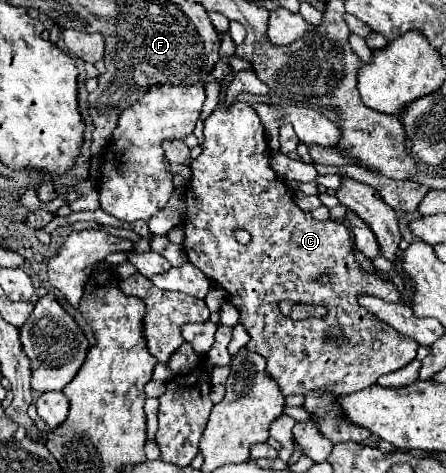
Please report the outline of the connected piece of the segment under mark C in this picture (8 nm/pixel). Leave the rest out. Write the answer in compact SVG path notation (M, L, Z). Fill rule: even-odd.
M221 102L213 114L205 120L205 150L191 162L191 184L187 190L187 216L185 216L185 240L183 250L189 262L195 264L211 282L225 288L231 302L239 308L241 322L247 328L251 340L249 350L267 358L267 372L279 382L285 396L305 394L321 388L335 394L353 394L365 390L377 382L379 376L395 372L407 366L415 356L419 344L401 336L395 328L389 328L383 320L377 320L369 310L357 304L357 294L379 294L387 300L399 300L399 292L393 282L383 282L373 274L365 274L353 254L351 230L335 220L315 220L311 212L303 212L295 202L285 180L279 178L269 166L269 146L265 140L265 128L253 108L245 102L225 104ZM245 228L251 232L251 242L241 246L233 230ZM327 274L329 282L321 284L319 276ZM281 300L321 304L327 308L323 318L291 320L279 310Z

